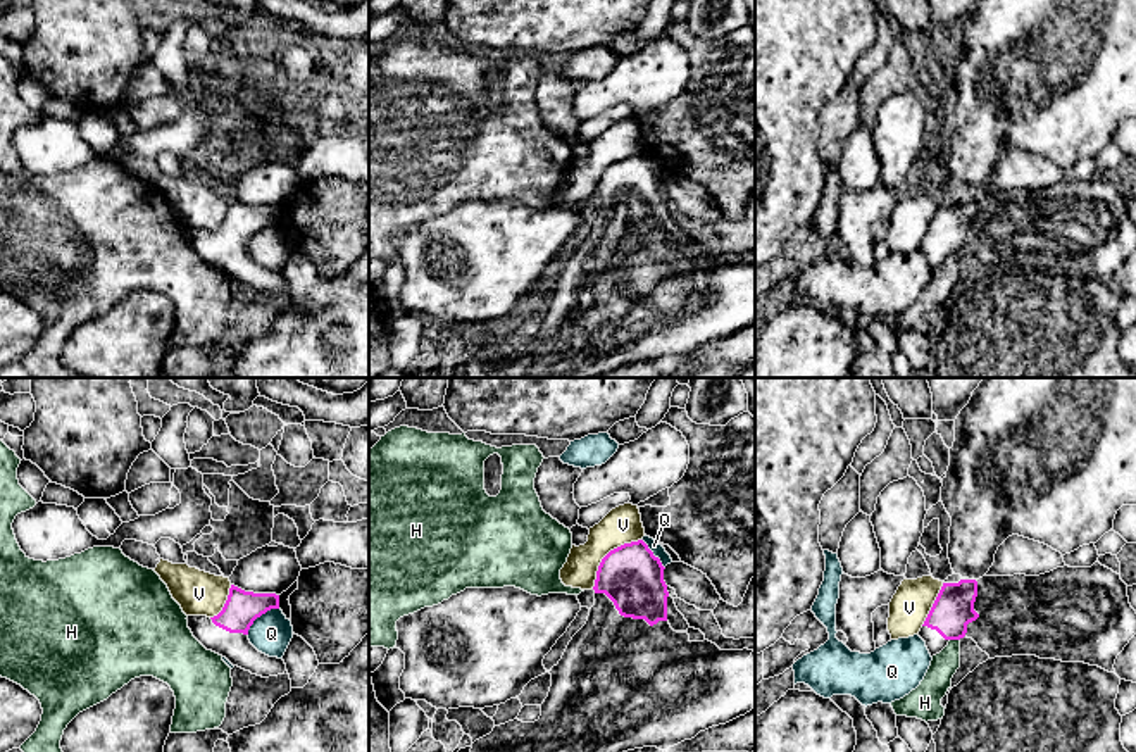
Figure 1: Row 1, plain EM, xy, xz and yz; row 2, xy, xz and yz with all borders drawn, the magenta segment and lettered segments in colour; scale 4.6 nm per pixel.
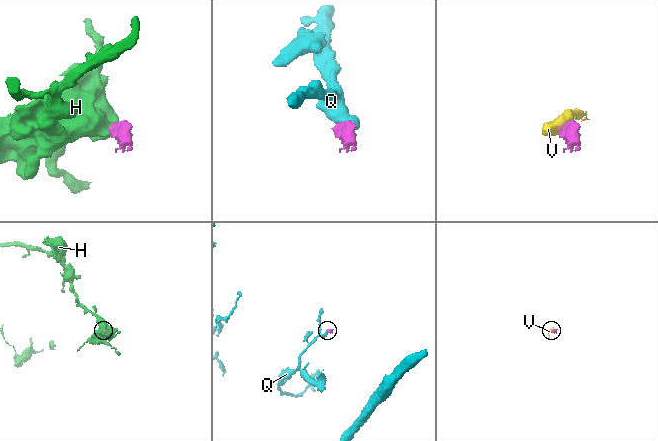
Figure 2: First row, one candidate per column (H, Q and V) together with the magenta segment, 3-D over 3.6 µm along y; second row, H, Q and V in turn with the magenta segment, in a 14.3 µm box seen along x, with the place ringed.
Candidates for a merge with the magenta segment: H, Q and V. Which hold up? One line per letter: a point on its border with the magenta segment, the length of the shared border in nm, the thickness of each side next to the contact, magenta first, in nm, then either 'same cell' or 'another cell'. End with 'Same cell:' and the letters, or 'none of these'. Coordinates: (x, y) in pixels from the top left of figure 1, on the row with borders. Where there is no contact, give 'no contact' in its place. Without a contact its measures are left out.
H: yz (955, 639) | 50 nm | 190/130 nm | another cell
Q: xy (259, 616) | 200 nm | 160/190 nm | another cell
V: xz (607, 554) | 320 nm | 300/180 nm | another cell
Same cell: none of these

